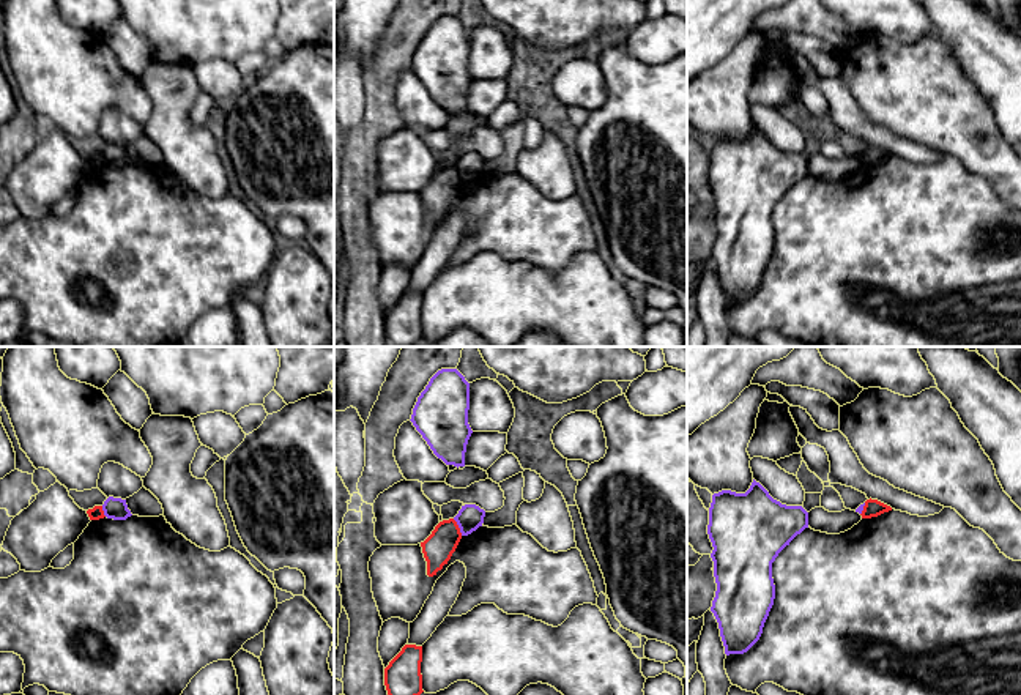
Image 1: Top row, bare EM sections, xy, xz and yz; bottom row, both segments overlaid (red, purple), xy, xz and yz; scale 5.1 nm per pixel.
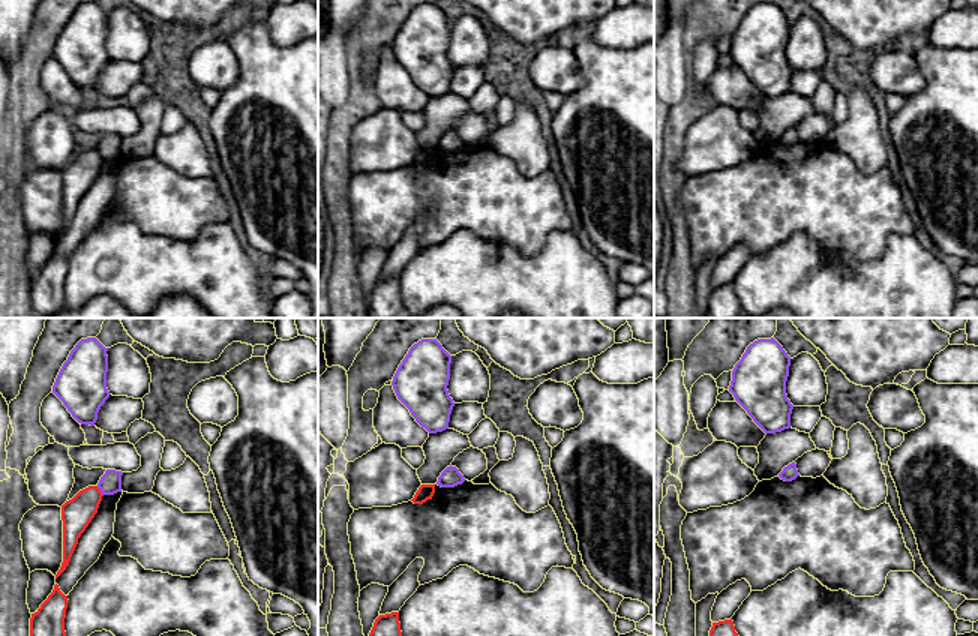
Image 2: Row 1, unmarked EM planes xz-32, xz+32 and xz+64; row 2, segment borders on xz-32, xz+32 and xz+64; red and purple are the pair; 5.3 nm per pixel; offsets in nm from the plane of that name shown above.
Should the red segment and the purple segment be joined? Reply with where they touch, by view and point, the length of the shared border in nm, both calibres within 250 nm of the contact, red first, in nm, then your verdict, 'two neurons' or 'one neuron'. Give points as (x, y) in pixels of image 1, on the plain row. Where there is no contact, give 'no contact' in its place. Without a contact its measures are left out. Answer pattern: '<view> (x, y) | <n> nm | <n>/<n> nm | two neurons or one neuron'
xz (457, 174) | 100 nm | 160/140 nm | two neurons

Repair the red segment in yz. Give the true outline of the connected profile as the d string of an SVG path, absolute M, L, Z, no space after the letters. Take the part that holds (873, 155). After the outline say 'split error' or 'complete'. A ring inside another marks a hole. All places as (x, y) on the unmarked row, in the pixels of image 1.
M870 145L865 148L865 153L863 153L863 158L860 162L862 162L862 165L871 165L871 164L878 164L878 162L889 159L889 158L892 158L890 153Z; complete

